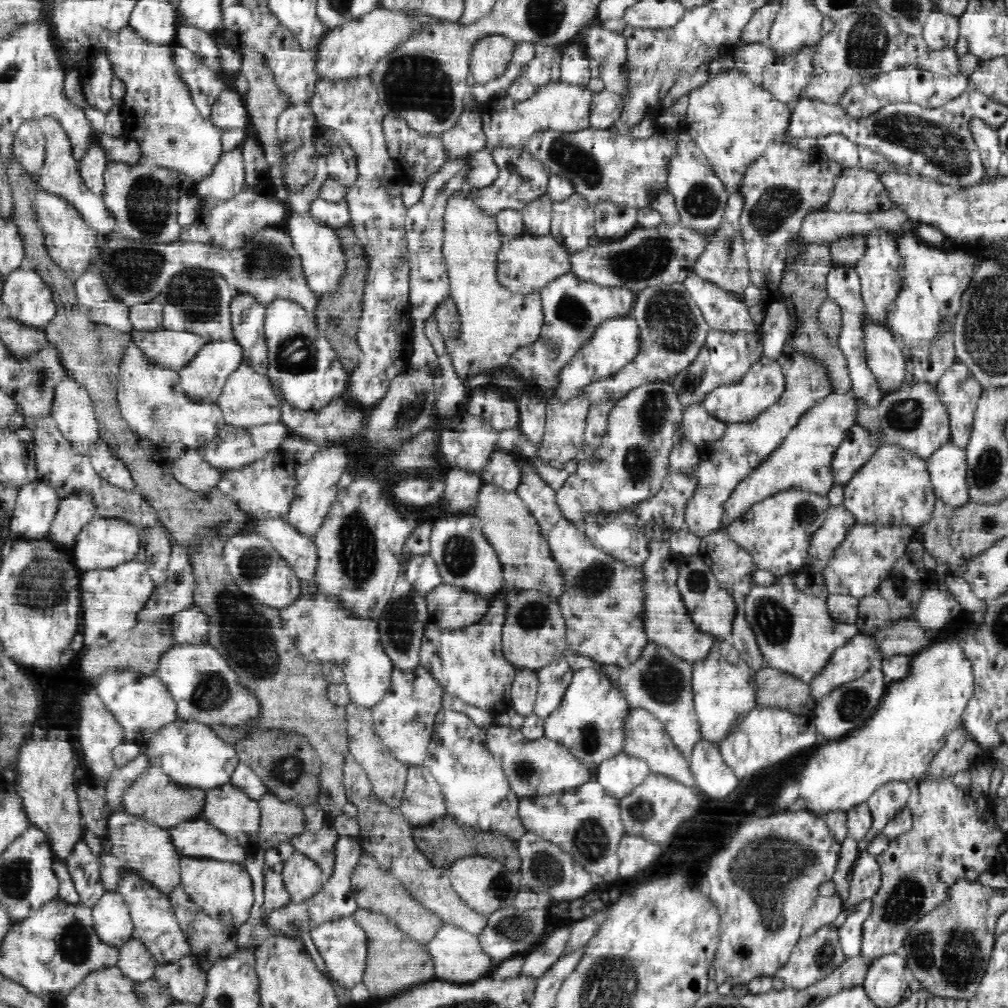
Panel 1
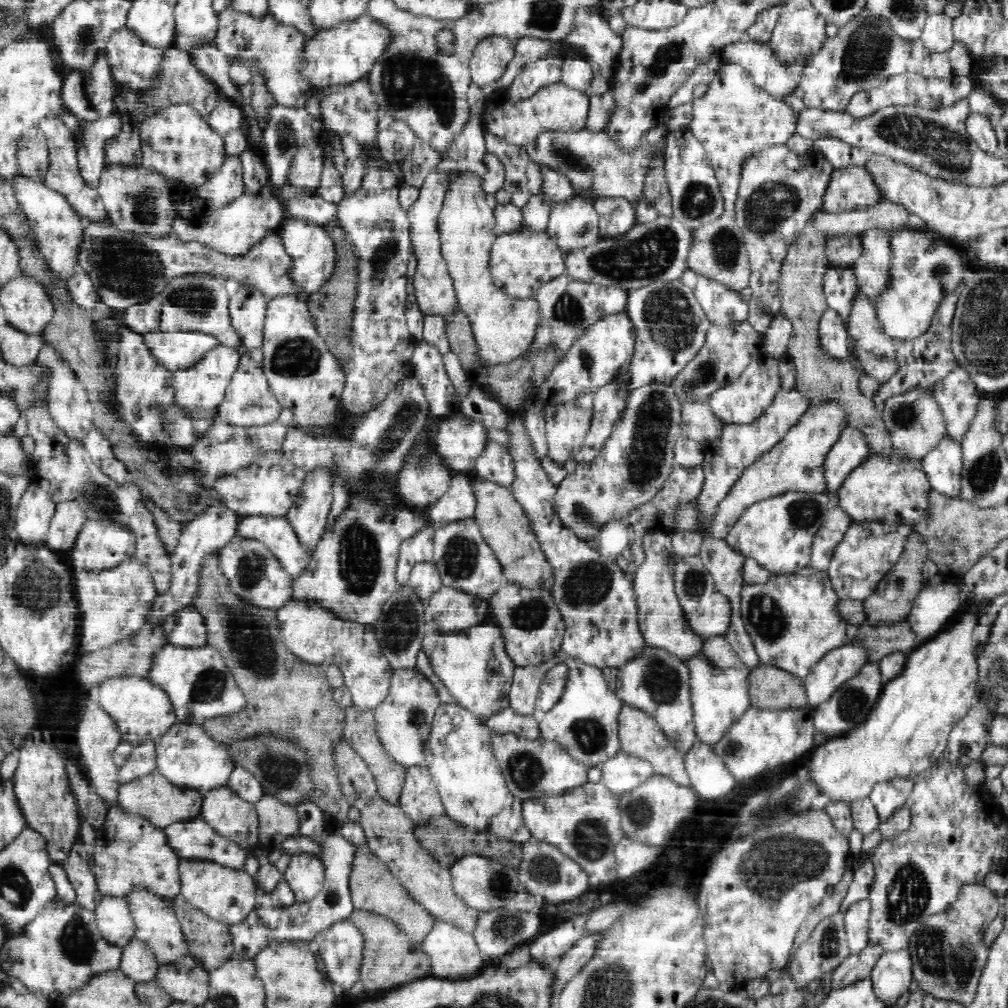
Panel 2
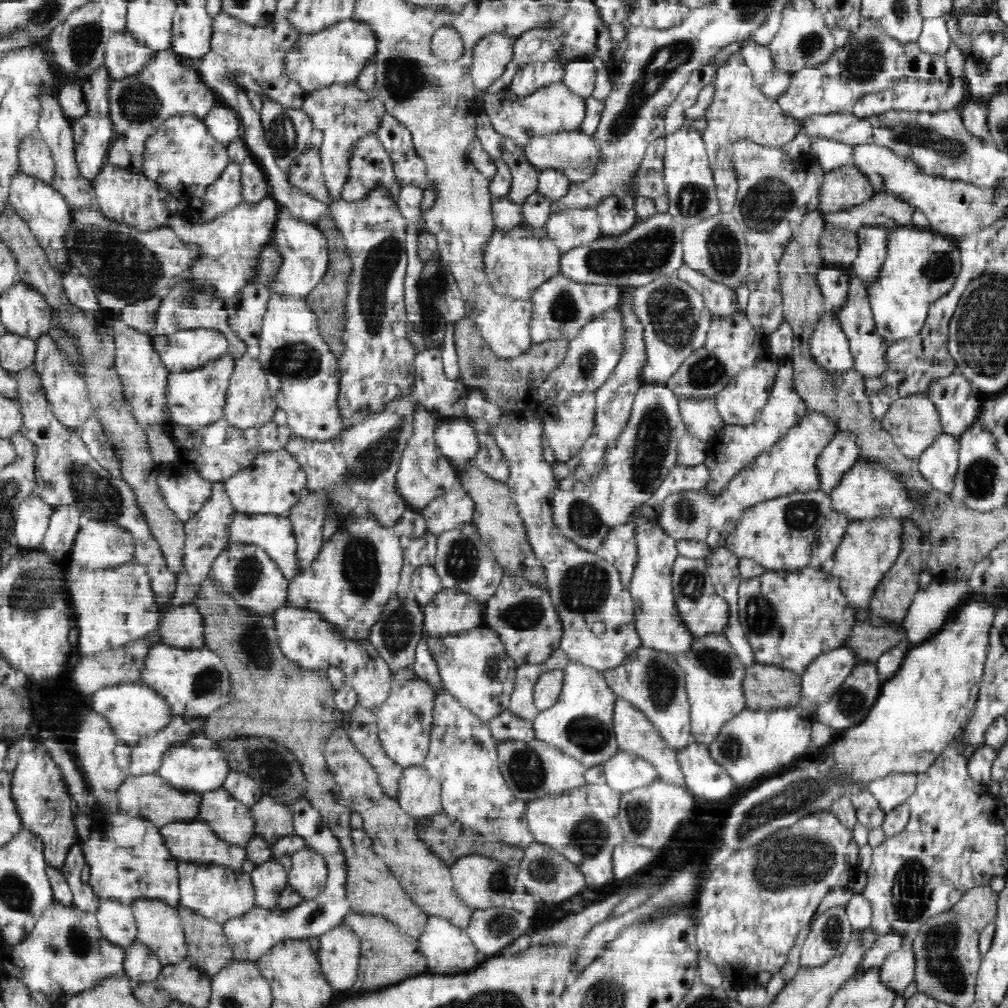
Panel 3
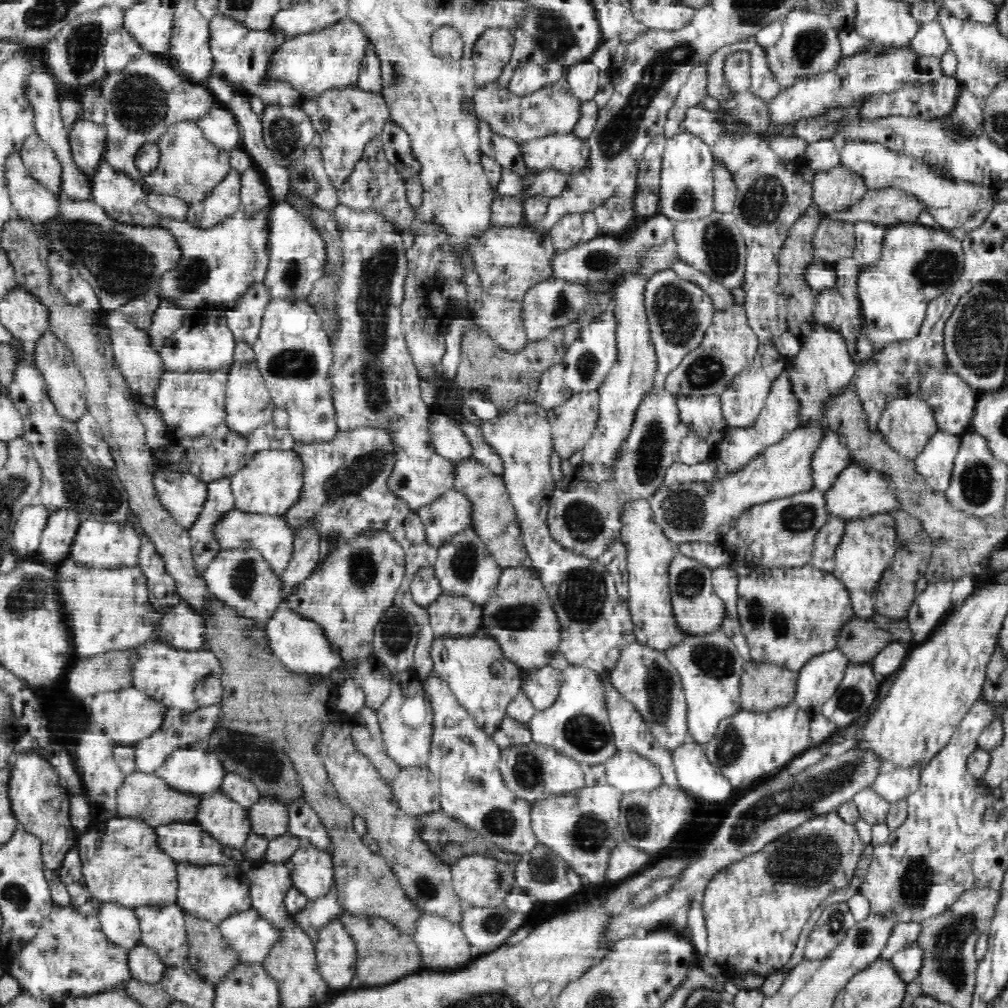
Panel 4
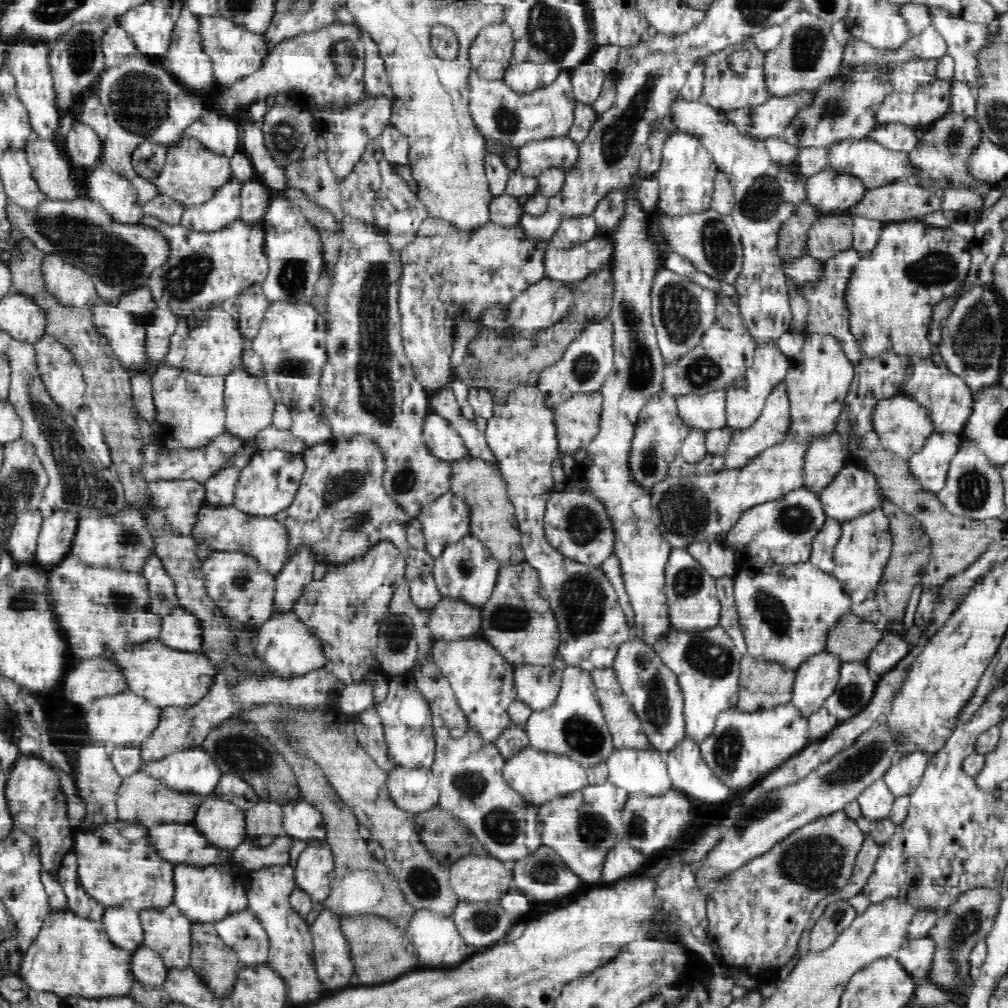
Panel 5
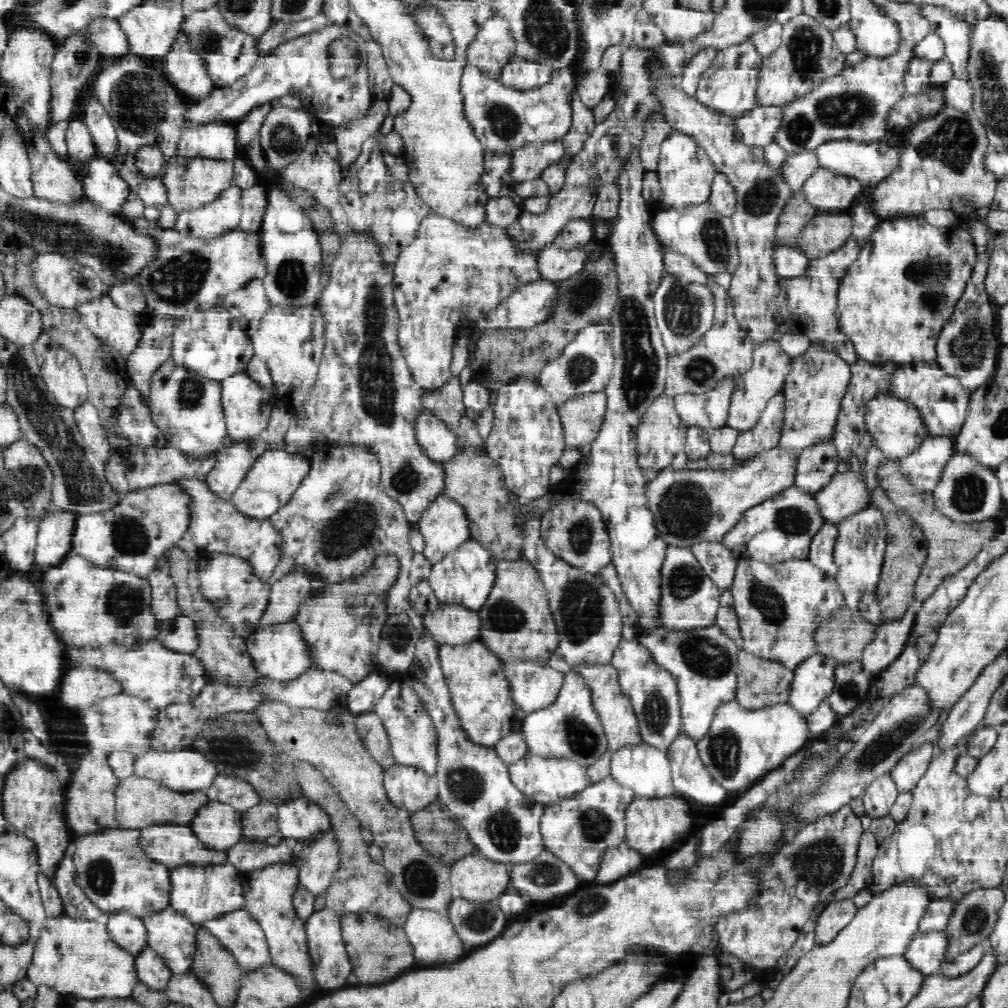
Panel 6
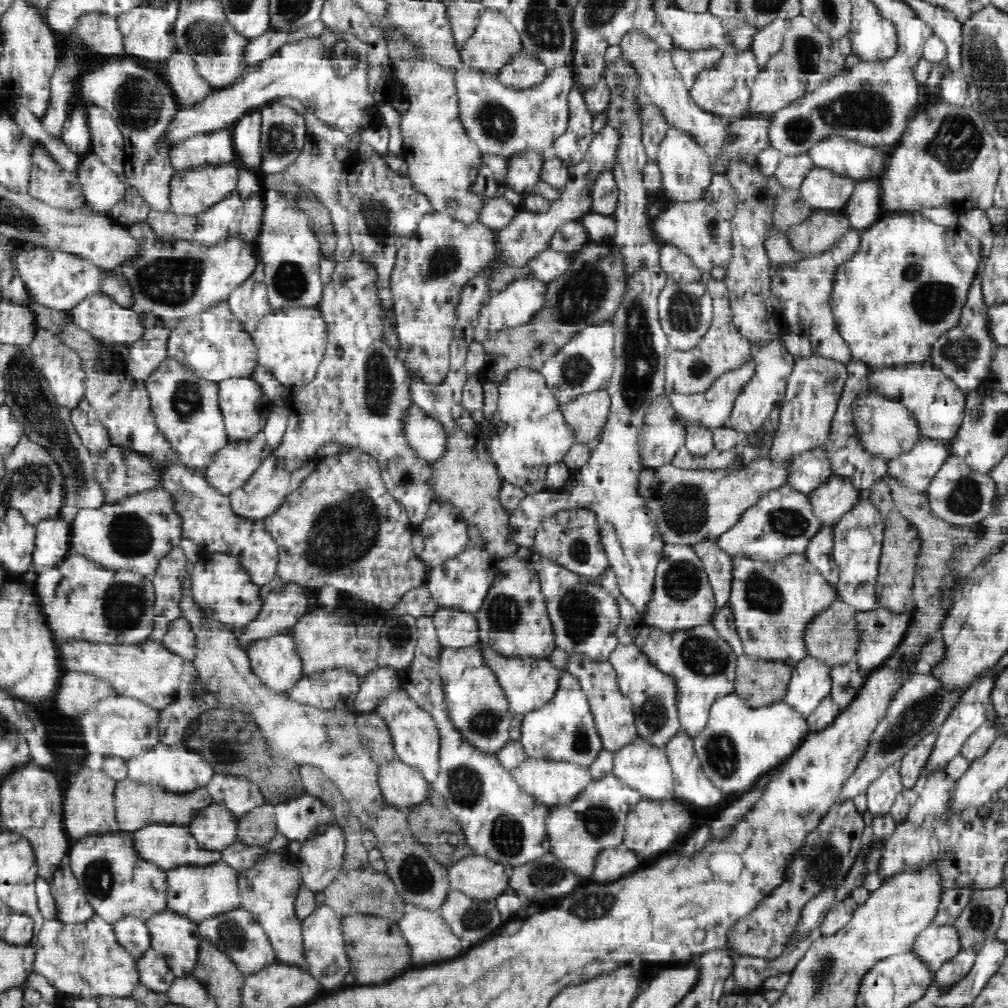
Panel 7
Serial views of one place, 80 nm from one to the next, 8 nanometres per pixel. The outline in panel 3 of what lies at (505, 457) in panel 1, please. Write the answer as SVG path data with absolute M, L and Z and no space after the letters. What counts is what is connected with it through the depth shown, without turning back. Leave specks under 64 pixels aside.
M475 432L476 441L478 442L478 451L474 458L485 473L496 480L504 481L508 478L509 468L508 461L500 453L493 439L484 434L484 432Z

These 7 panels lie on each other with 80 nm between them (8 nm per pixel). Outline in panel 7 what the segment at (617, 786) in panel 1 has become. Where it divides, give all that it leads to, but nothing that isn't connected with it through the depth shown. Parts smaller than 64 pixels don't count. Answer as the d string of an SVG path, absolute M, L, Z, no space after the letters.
M640 736L614 753L613 774L640 792L646 800L664 802L675 799L674 779L665 749Z

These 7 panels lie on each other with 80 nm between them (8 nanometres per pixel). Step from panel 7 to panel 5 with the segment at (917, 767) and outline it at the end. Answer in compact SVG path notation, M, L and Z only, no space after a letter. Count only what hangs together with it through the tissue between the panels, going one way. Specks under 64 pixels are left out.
M914 749L888 769L883 778L896 798L910 796L918 787L929 757L928 751Z

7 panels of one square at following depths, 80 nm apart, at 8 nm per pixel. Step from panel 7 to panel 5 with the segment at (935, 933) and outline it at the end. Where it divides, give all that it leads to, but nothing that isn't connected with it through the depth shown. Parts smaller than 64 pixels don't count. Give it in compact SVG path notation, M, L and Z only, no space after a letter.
M927 936L908 939L895 957L916 977L916 984L920 984L932 970L934 954L936 954L936 941Z

